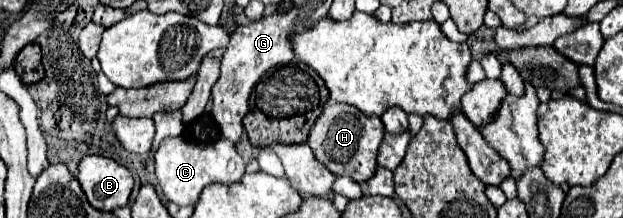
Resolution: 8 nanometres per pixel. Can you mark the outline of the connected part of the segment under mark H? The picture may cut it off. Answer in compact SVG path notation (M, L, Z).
M330 104L322 110L316 124L310 130L308 146L314 156L336 176L350 176L356 182L366 182L376 170L378 146L384 138L384 124L378 116L360 114L354 106L348 104Z

